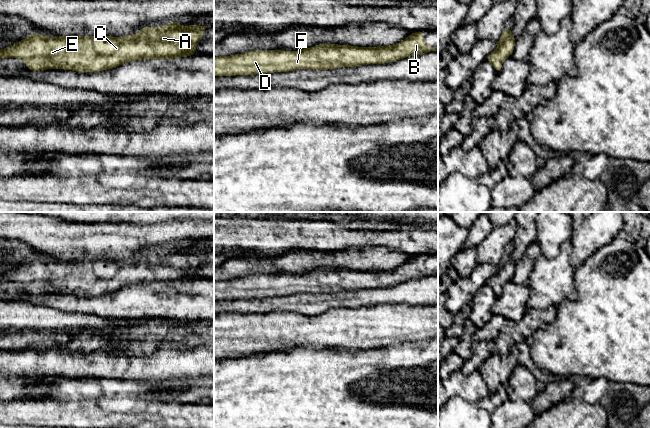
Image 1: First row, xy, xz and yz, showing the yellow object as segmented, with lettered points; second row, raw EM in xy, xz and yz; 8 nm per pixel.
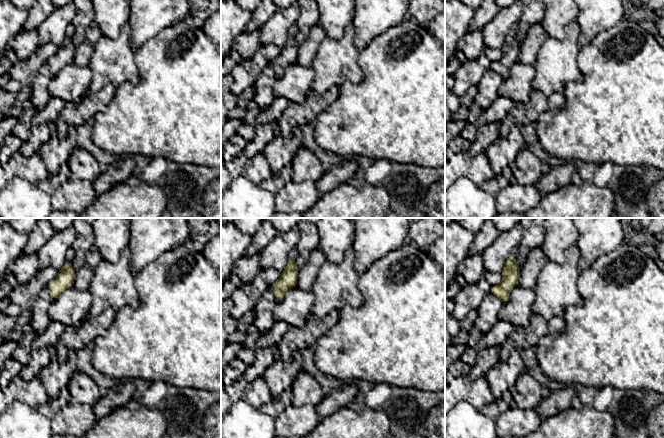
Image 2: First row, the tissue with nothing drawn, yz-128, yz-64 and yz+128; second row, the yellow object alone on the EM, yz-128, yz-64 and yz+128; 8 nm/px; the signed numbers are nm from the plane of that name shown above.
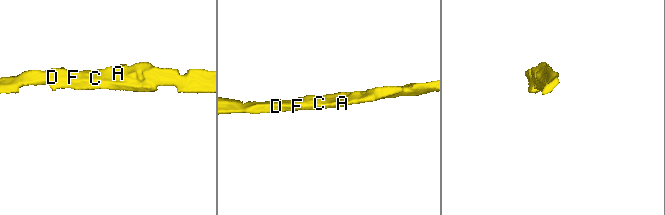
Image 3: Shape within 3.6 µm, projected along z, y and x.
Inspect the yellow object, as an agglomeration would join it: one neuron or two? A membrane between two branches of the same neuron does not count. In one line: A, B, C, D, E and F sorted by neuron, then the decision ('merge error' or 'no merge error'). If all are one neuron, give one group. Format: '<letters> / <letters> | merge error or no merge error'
A B C D E F | no merge error

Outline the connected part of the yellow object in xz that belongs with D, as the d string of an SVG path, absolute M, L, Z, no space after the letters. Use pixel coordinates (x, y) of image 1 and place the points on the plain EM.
M423 255L413 256L401 266L389 270L318 268L300 275L253 274L219 280L214 281L214 300L259 299L291 296L303 292L330 294L367 288L385 288L409 280L438 276L438 270L428 270L424 260Z

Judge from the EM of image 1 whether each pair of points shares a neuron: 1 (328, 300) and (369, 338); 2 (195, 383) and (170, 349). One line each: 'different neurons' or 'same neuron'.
1: different neurons
2: different neurons

